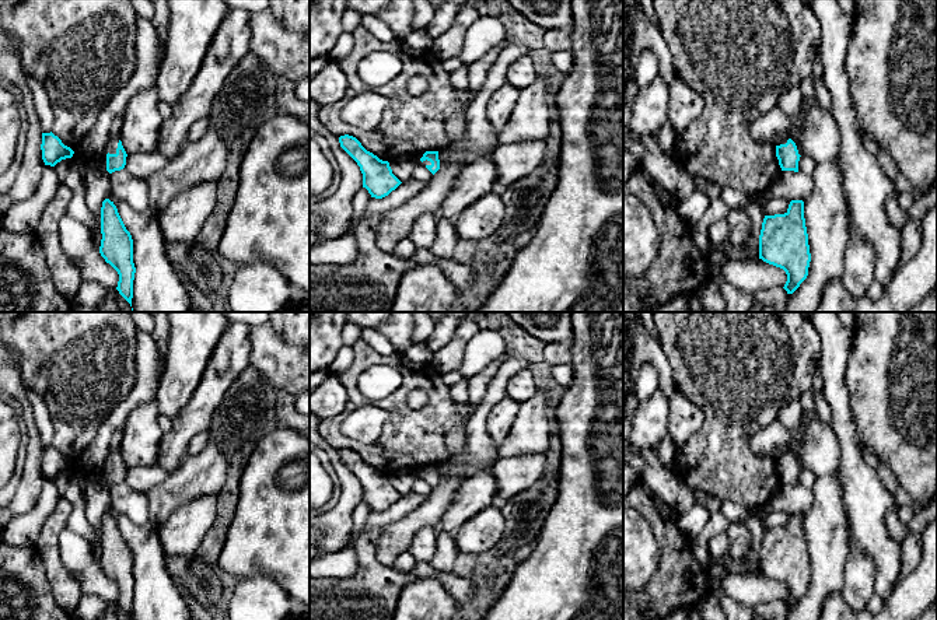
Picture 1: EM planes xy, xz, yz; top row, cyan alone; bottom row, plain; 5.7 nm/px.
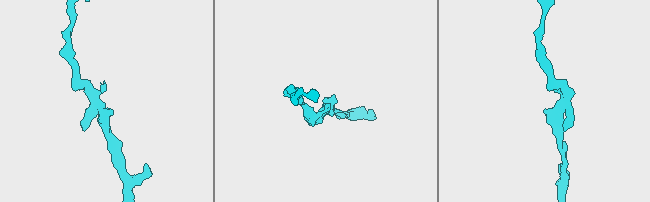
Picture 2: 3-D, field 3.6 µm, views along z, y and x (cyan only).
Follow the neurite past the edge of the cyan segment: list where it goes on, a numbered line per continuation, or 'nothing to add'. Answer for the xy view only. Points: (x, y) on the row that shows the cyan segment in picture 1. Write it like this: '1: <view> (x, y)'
1: xy (115, 128)

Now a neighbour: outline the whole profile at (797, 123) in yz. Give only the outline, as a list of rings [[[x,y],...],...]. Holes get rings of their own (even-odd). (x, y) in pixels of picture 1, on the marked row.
[[[800,112],[796,119],[791,122],[791,127],[790,127],[790,139],[796,143],[798,154],[801,154],[800,146],[798,146],[798,134],[804,126],[804,122],[807,119],[807,112]]]

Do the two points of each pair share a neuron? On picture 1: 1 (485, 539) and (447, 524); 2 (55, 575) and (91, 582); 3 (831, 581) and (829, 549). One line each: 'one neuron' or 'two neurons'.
1: two neurons
2: two neurons
3: one neuron

